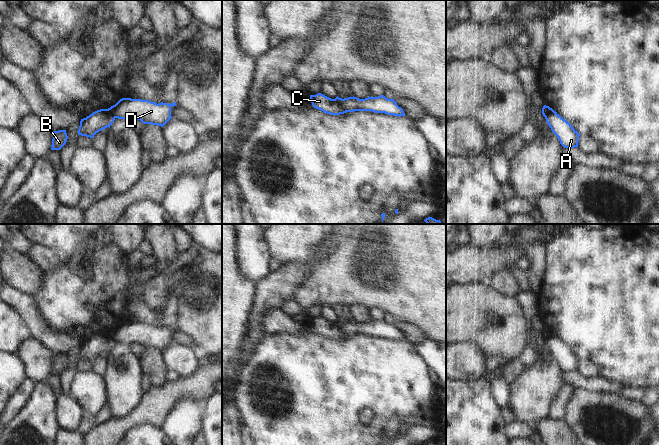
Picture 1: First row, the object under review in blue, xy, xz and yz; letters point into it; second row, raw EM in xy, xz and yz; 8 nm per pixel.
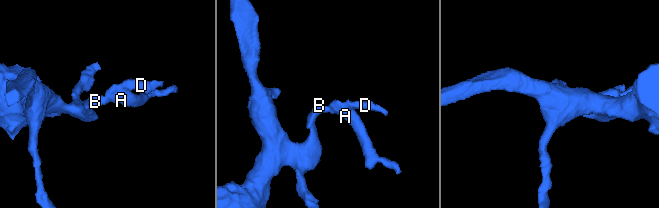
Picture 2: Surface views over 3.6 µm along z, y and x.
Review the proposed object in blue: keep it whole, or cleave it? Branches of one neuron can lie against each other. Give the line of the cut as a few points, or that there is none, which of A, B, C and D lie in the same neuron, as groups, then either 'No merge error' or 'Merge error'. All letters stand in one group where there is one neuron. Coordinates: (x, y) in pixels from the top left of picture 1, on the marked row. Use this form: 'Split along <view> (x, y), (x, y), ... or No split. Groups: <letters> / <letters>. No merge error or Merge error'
Split along xz (333, 99), (345, 112). Groups: A B C / D. Merge error

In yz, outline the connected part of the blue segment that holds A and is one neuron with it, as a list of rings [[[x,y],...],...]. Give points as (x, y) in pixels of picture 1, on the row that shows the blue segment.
[[[552,112],[545,118],[552,132],[558,137],[564,148],[578,147],[580,134],[557,112]]]

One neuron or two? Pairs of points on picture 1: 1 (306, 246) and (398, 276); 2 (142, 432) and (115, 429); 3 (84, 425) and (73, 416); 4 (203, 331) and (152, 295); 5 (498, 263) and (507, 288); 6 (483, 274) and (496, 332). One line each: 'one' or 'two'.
1: two
2: two
3: two
4: two
5: two
6: two

